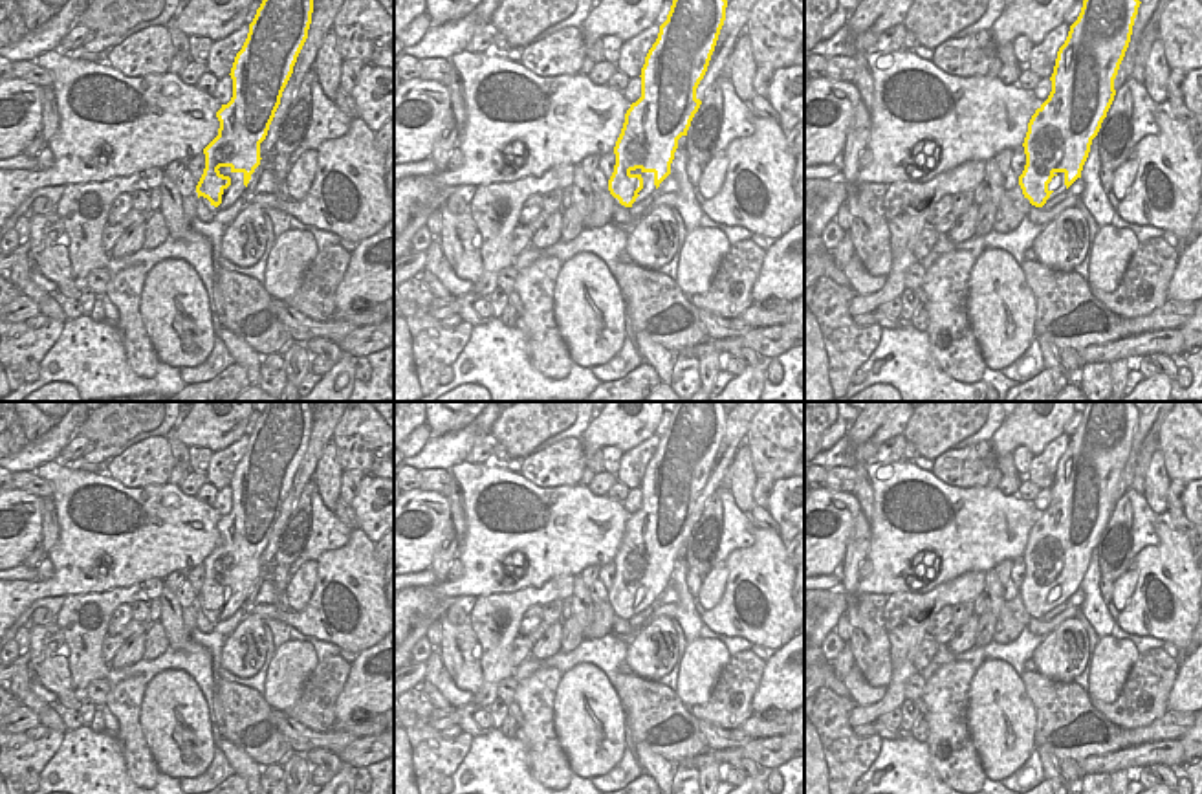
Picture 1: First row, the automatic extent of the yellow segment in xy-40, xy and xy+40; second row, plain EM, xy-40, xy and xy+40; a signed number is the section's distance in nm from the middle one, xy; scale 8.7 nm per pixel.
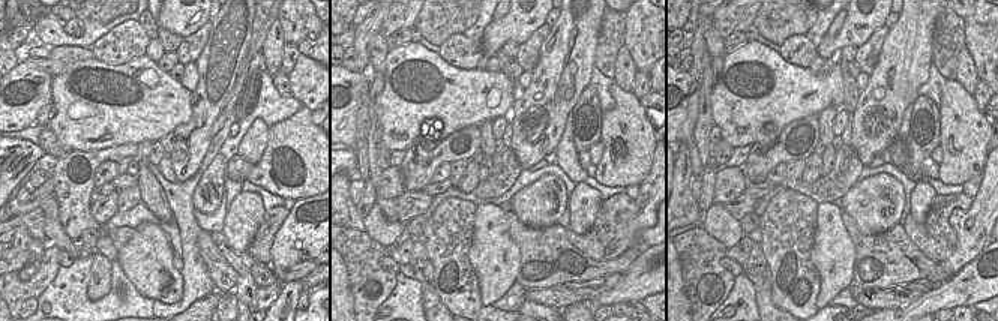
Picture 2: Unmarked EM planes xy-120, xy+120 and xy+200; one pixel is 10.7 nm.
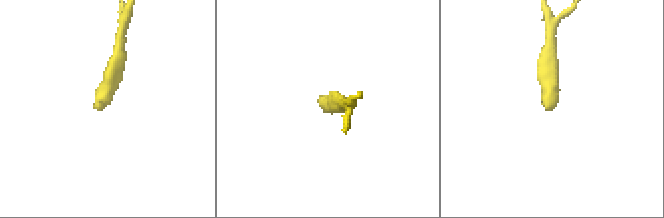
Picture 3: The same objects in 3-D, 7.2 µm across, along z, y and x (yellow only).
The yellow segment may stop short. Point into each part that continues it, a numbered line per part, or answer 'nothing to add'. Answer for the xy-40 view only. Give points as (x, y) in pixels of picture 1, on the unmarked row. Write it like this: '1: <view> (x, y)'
1: xy-40 (237, 598).

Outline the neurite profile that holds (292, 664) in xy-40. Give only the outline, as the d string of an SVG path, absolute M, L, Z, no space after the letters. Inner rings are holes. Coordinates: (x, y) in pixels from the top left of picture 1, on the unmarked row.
M288 640L275 649L264 680L264 699L273 710L291 708L302 695L304 684L317 666L310 642Z

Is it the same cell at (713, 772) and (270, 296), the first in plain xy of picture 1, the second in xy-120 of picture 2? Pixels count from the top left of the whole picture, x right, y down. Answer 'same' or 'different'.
different

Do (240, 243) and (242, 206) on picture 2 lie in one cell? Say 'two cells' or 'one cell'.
one cell

